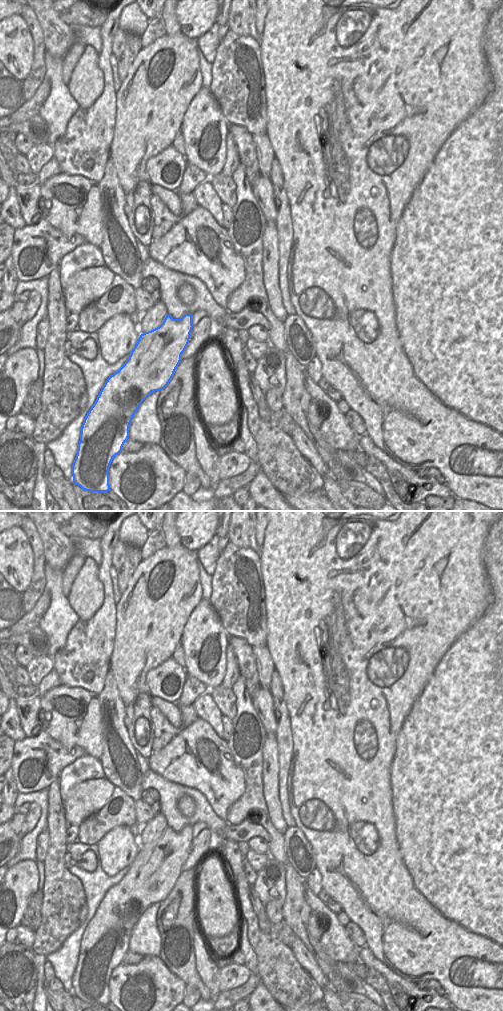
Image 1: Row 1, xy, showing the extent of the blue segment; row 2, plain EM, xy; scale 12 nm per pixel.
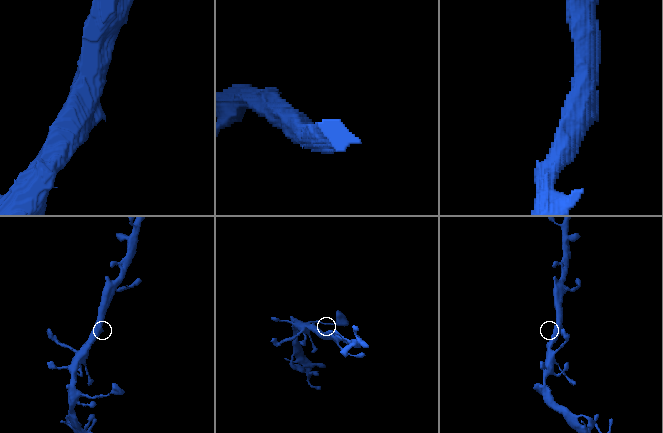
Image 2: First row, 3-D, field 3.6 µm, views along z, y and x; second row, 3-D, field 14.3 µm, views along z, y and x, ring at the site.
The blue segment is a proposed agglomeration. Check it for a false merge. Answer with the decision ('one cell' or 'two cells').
one cell

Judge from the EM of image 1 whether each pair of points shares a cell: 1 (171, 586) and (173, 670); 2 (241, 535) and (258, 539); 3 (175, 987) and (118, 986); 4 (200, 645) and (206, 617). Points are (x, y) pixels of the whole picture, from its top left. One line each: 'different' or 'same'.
1: different
2: different
3: same
4: same

